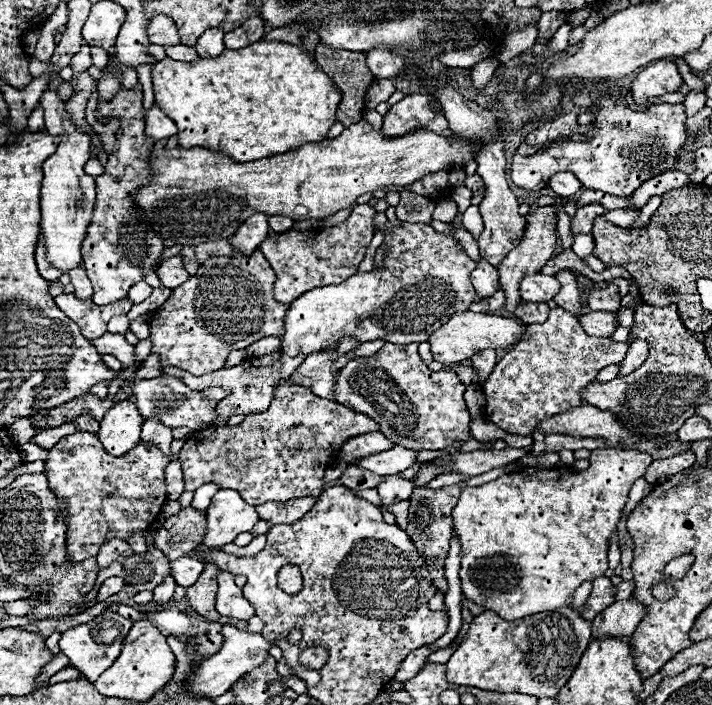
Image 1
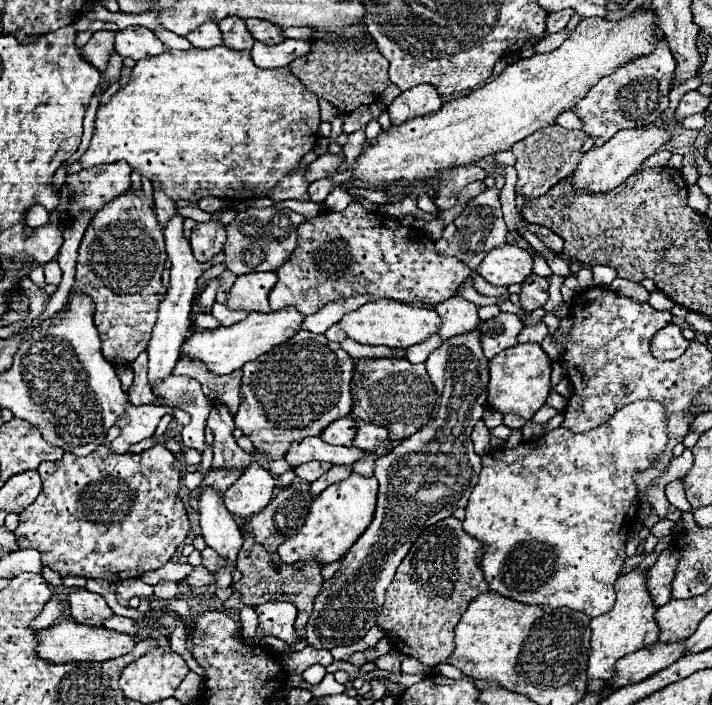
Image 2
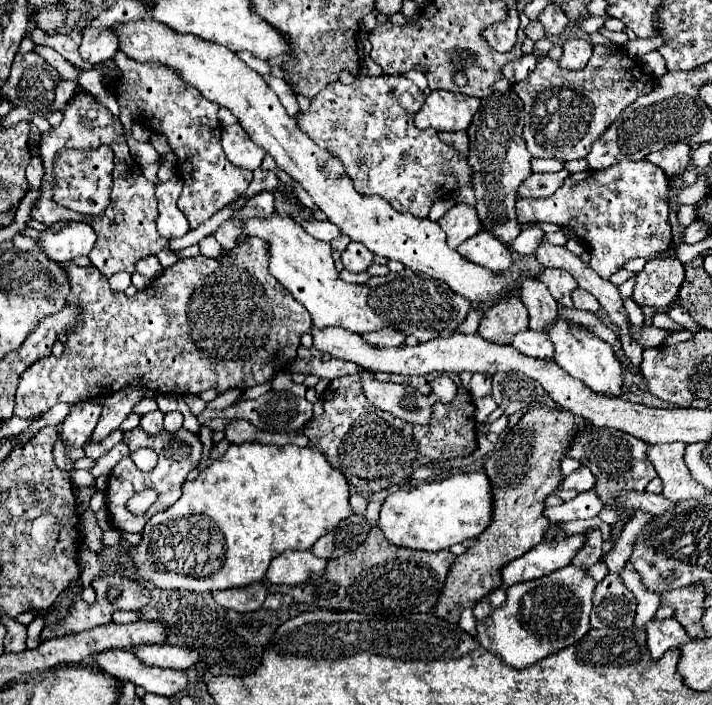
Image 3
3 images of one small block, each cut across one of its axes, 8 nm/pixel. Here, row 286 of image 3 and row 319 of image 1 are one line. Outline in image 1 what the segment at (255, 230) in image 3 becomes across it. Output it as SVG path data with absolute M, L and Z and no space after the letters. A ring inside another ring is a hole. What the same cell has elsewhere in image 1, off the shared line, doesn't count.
M376 212L374 232L384 228L386 236L382 246L386 248L386 256L380 266L374 266L372 272L356 272L338 286L310 290L290 304L290 310L284 318L286 334L284 338L280 338L284 354L308 356L318 350L334 350L340 346L340 340L346 336L356 338L358 342L374 342L374 340L384 340L392 344L426 342L428 336L438 326L448 322L452 314L470 308L470 304L476 300L476 292L470 282L470 272L476 270L476 262L466 256L458 240L454 240L444 232L436 232L428 224L400 222L400 226L394 226L382 212Z

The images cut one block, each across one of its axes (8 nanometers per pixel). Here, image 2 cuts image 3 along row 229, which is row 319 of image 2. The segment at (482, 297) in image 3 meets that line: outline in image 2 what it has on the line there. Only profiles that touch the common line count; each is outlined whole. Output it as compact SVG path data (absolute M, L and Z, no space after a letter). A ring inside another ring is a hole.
M380 298L380 300L374 300L374 302L368 302L364 306L360 306L358 310L346 312L340 318L338 326L348 338L352 338L360 344L388 346L388 348L408 348L412 344L418 344L418 342L426 340L432 332L436 332L438 326L440 326L440 316L434 310L412 308L412 306L406 306L398 300Z

